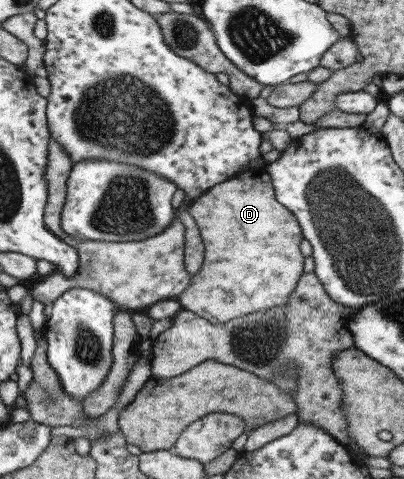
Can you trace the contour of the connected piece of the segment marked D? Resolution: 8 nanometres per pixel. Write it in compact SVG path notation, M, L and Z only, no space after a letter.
M264 167L247 169L237 175L213 185L187 207L194 219L201 241L205 245L203 271L201 267L191 276L191 285L181 292L176 300L182 310L191 311L208 323L224 323L251 313L263 313L282 306L293 292L297 279L303 274L304 257L299 253L302 233L297 220L281 207L274 197L270 177Z

